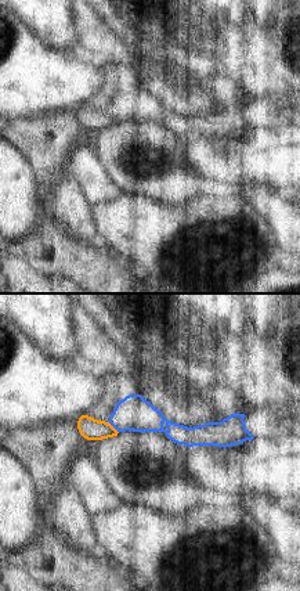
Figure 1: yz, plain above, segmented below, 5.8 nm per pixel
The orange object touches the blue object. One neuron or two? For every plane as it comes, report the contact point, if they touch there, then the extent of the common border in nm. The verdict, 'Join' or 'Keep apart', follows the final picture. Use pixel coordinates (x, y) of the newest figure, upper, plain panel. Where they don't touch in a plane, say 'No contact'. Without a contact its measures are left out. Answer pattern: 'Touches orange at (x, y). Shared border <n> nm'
Touches orange at (114, 118). Shared border 90 nm

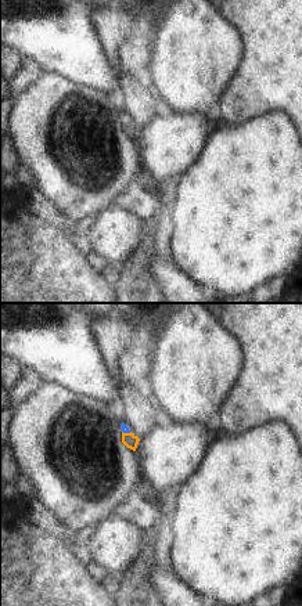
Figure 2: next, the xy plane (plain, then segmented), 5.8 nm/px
Touches orange at (126, 123). Shared border 60 nm

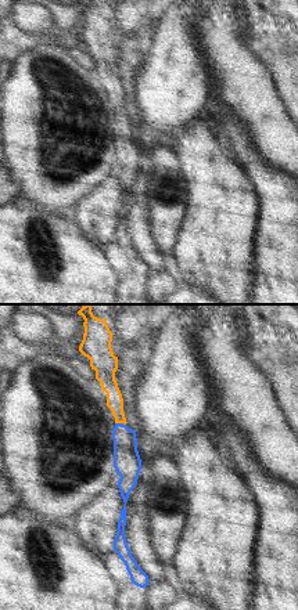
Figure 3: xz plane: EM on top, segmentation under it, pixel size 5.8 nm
Touches orange at (121, 112). Shared border 70 nm

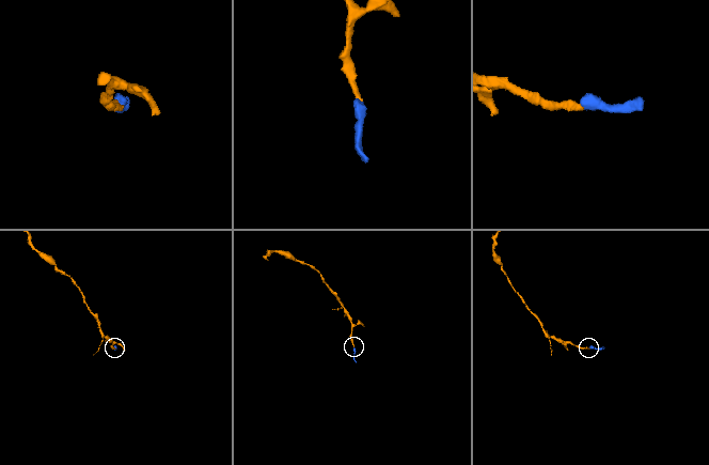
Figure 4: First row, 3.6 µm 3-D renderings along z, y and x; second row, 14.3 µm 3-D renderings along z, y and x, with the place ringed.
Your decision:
Join

